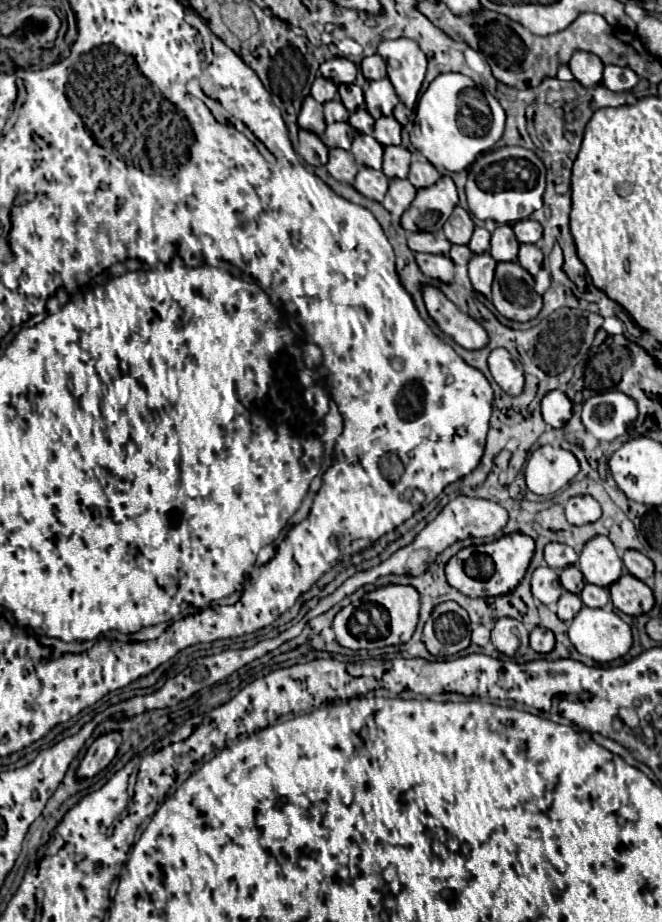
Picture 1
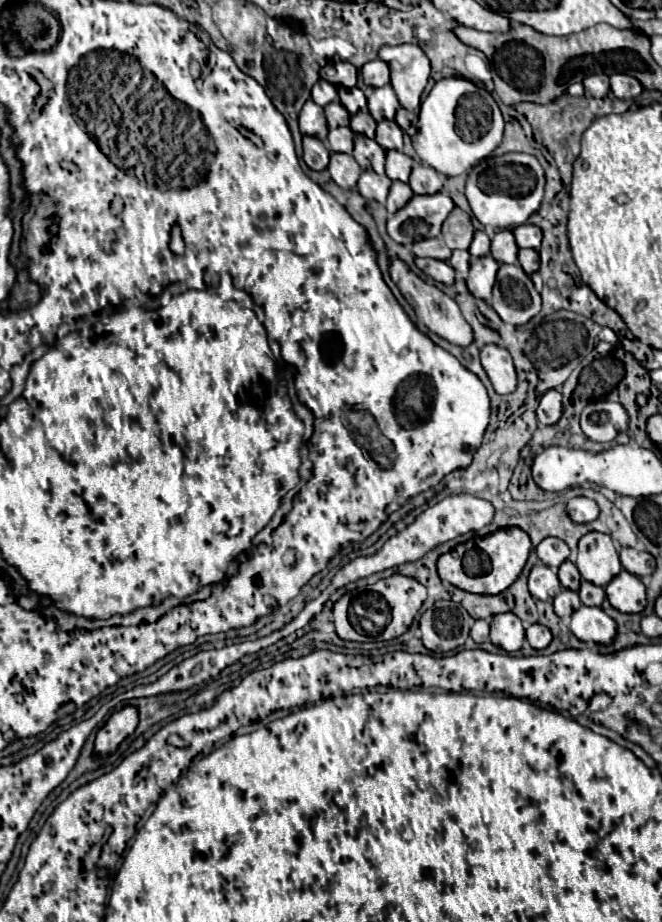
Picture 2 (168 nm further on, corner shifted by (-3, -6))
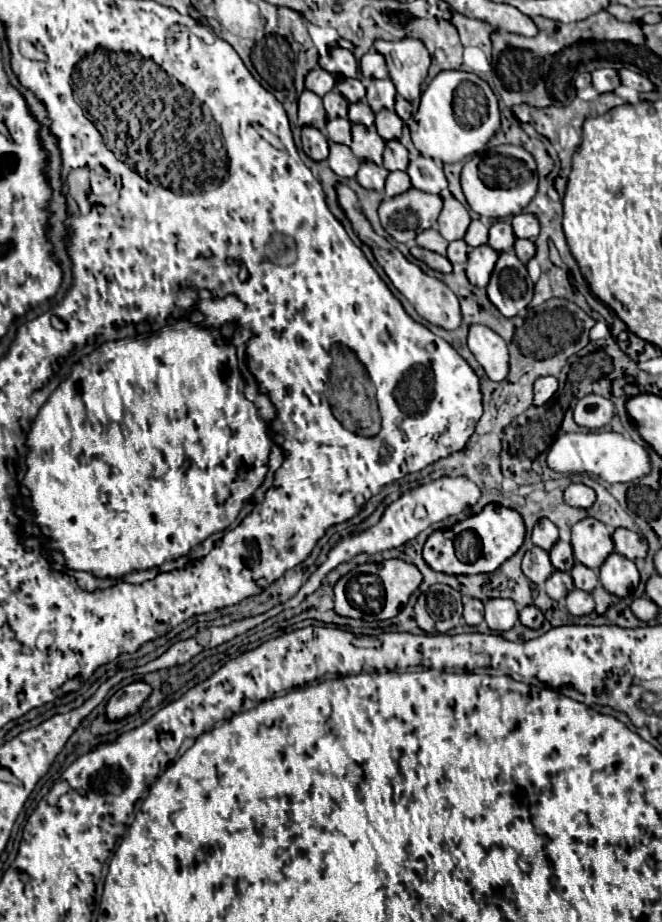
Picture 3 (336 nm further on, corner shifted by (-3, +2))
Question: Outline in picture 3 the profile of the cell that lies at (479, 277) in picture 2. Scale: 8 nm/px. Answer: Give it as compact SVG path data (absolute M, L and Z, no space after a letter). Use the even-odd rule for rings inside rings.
M479 245L475 249L469 249L467 279L477 287L487 287L497 257L499 253L495 253L495 249L491 249L489 245Z

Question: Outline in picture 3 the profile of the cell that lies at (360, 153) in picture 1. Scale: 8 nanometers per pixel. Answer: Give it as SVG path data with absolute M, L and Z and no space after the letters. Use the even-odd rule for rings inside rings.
M353 125L351 133L353 133L351 151L361 161L373 161L377 165L383 165L385 141L379 137L379 133L373 131L373 129L367 129L365 125Z

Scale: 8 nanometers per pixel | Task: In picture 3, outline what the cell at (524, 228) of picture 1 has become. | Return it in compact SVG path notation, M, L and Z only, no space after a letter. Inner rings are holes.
M521 213L513 217L513 231L519 239L537 239L539 235L539 221L531 213Z

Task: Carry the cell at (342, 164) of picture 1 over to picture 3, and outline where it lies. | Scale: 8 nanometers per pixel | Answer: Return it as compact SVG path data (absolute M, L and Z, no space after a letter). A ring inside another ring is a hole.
M329 143L329 157L327 163L329 167L339 175L339 177L355 177L357 169L359 169L359 159L353 155L353 151L347 145L339 145L339 143Z

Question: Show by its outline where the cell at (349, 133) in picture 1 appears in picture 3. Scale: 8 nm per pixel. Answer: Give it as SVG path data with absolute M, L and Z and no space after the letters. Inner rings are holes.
M336 118L327 123L329 139L335 143L351 145L351 123L347 118Z

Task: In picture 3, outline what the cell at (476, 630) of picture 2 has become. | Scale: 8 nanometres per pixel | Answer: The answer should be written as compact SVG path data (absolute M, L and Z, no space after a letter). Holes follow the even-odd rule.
M469 599L465 601L465 611L463 611L463 619L467 621L467 625L479 625L483 623L483 603L477 599Z

